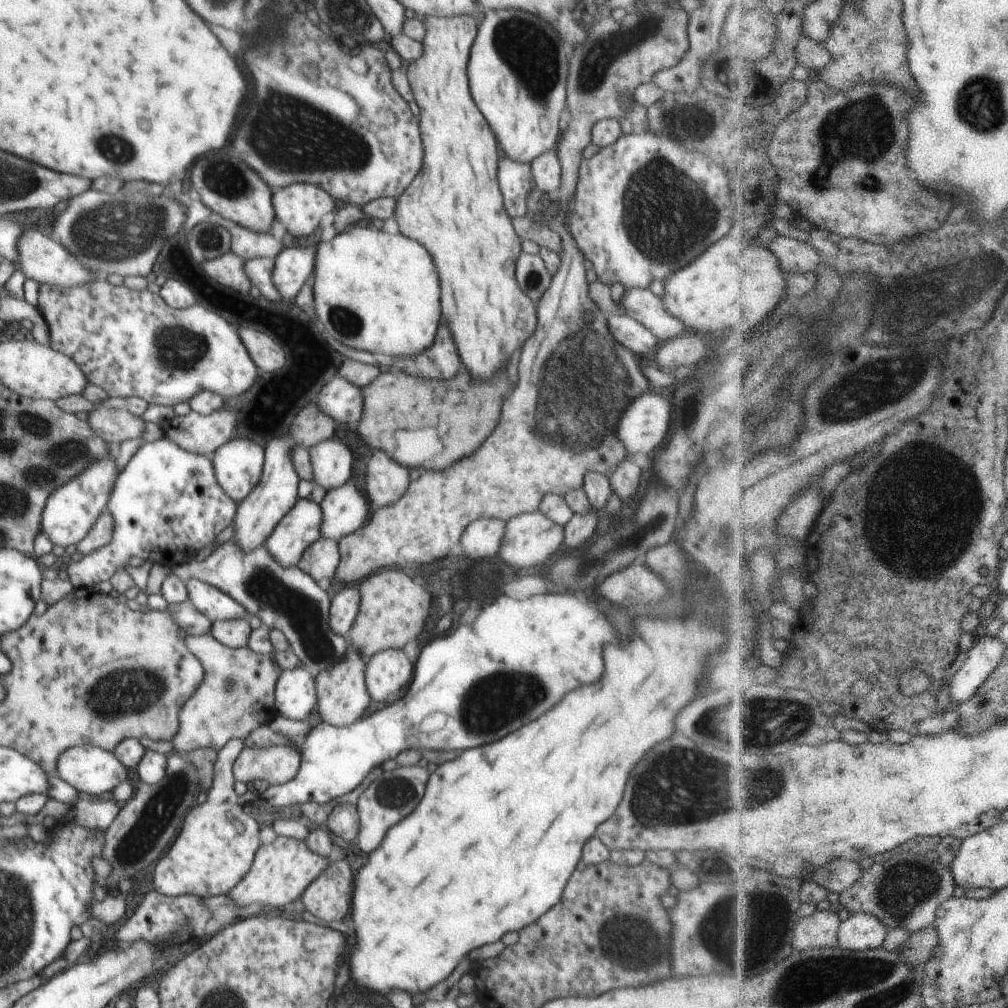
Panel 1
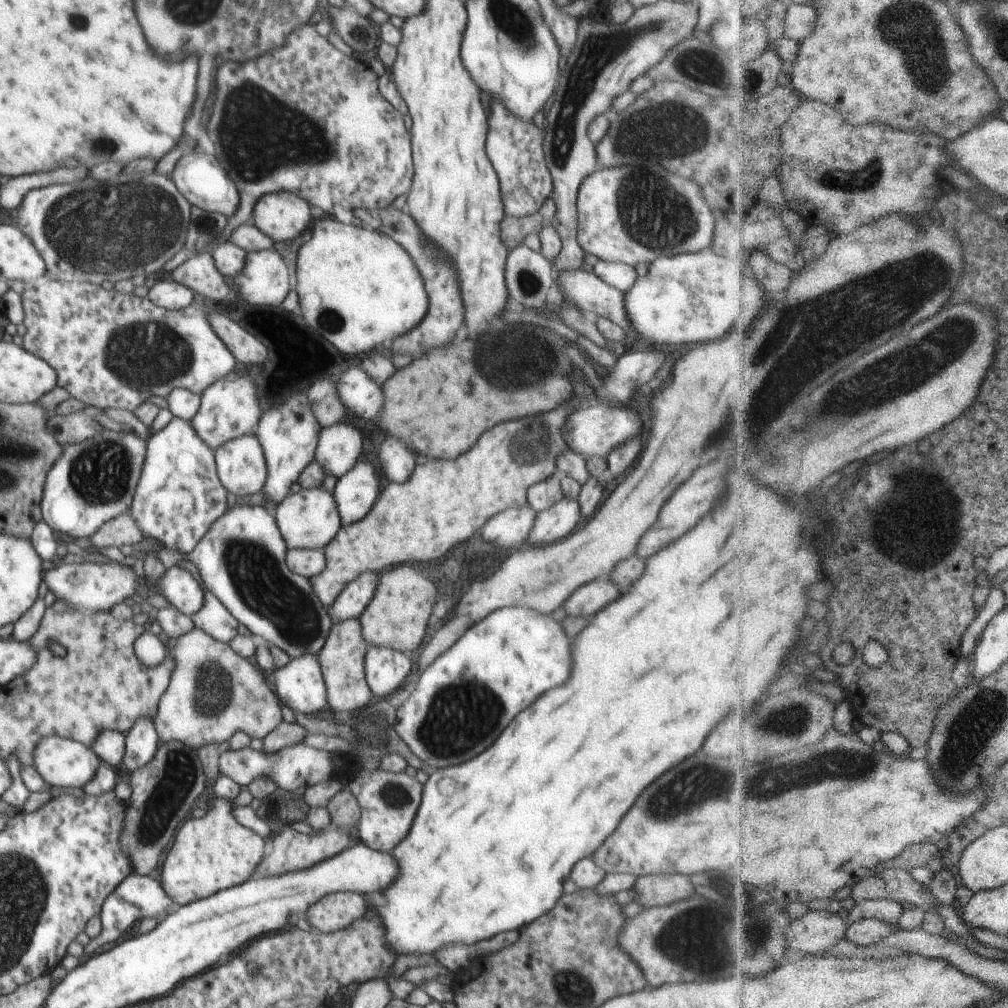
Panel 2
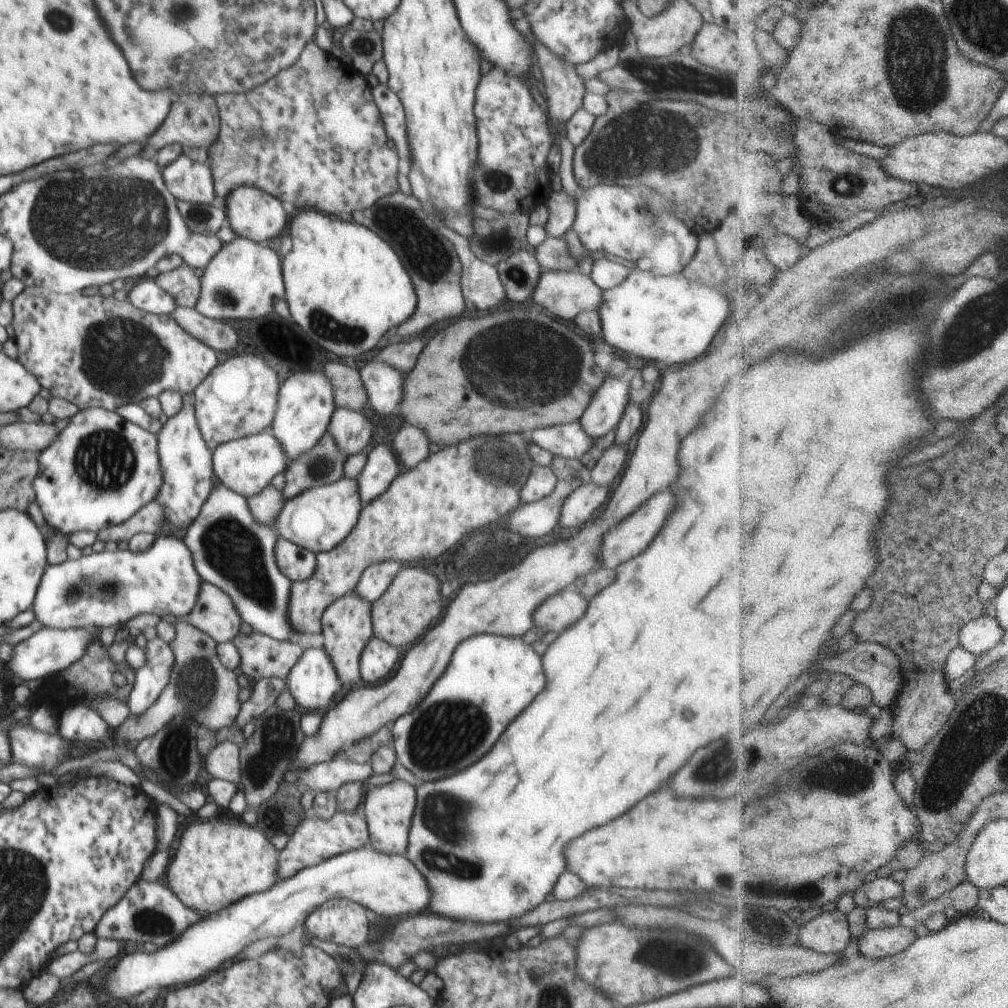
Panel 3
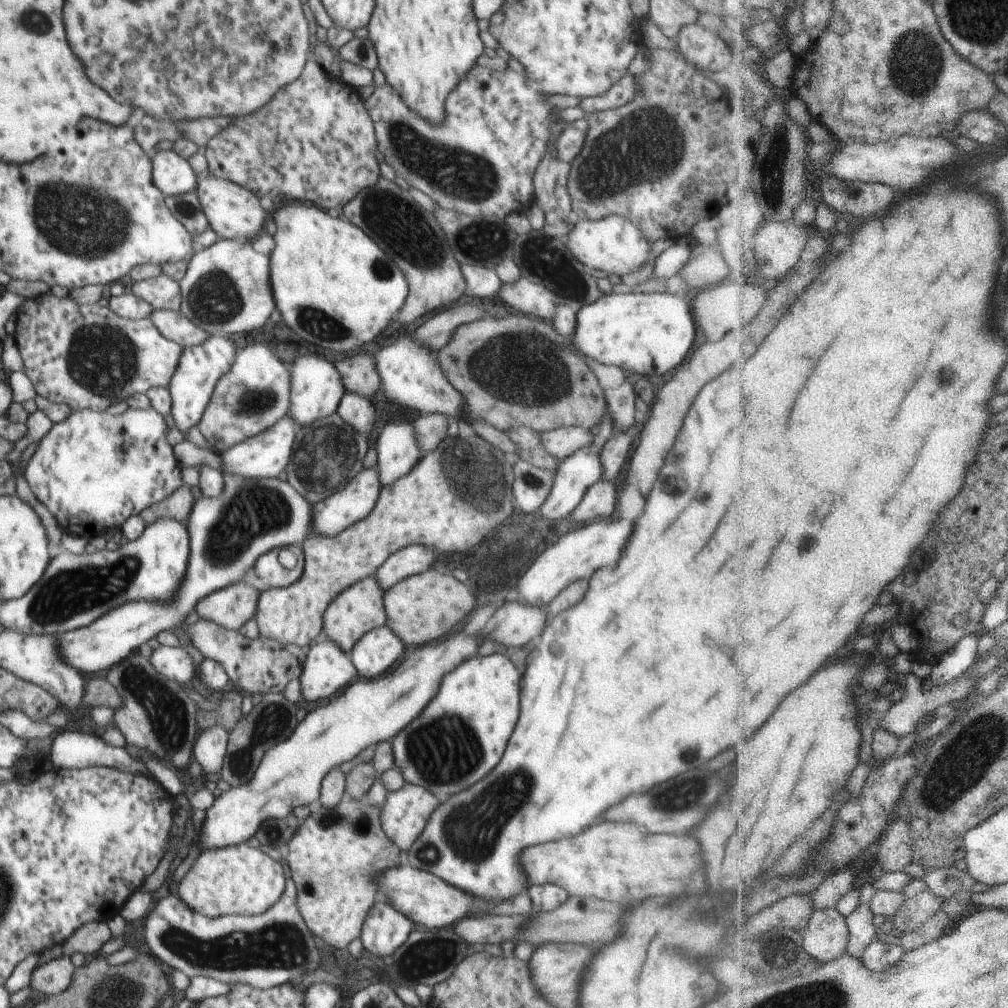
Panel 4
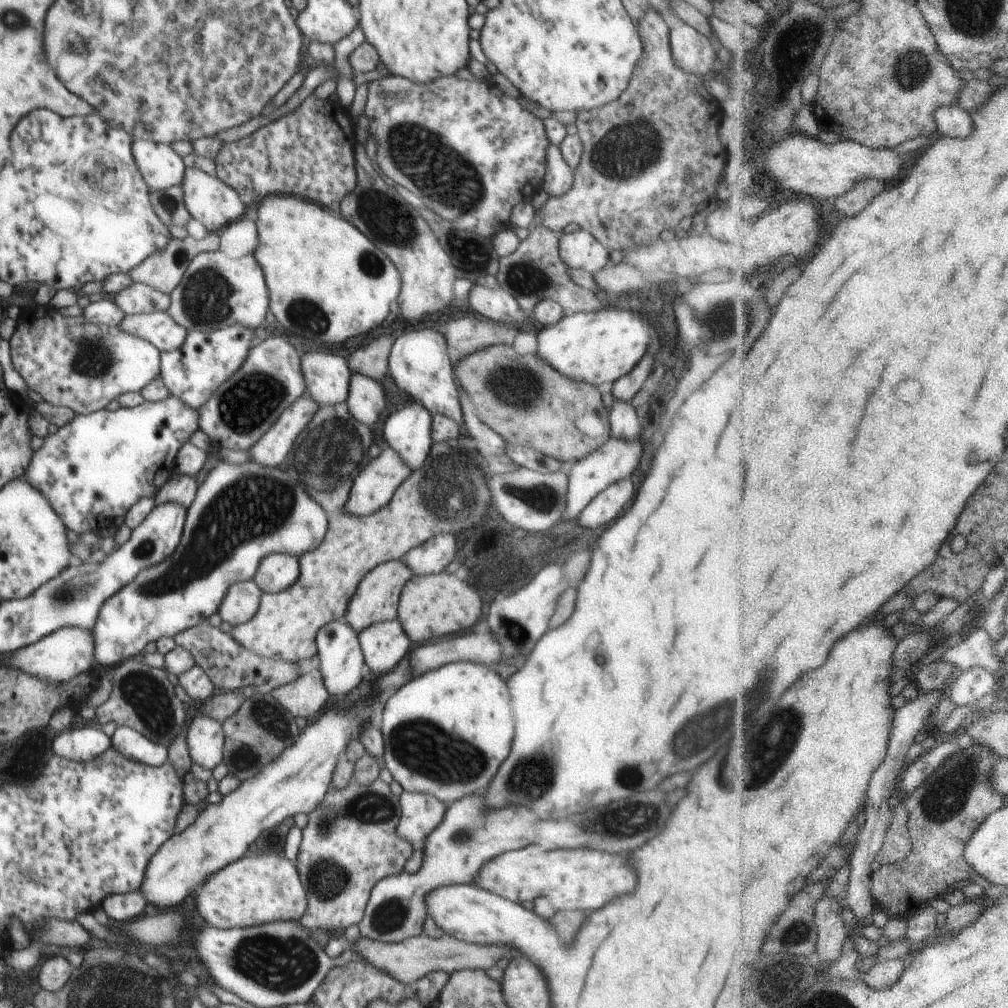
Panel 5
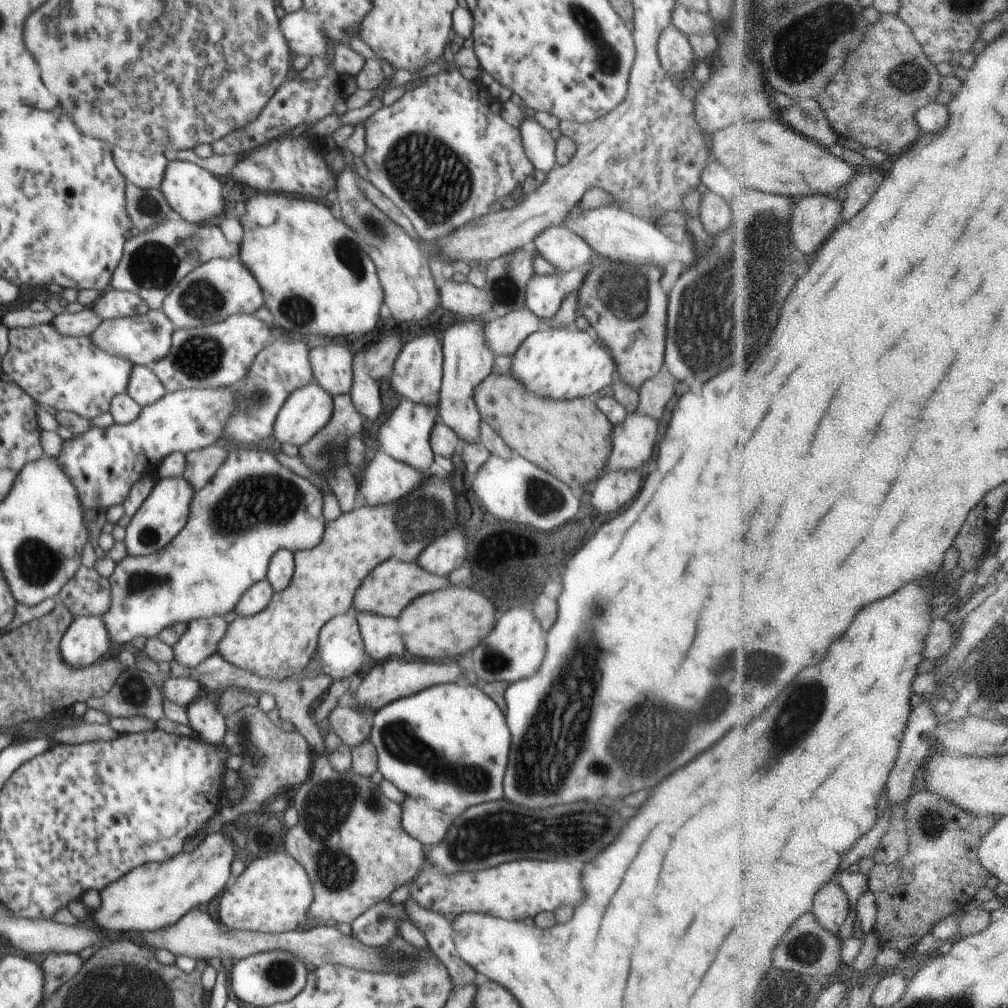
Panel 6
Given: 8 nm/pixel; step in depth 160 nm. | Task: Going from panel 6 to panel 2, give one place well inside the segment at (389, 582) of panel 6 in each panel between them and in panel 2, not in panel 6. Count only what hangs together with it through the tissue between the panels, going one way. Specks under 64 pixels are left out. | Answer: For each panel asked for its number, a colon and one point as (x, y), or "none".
2: (342, 657)
3: (347, 625)
4: (360, 608)
5: (377, 595)

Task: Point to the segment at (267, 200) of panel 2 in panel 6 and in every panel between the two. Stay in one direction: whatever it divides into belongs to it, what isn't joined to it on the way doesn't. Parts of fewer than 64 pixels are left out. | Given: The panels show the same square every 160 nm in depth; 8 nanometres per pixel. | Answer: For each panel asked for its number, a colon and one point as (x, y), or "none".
3: (253, 214)
4: (233, 212)
5: (207, 199)
6: (195, 193)

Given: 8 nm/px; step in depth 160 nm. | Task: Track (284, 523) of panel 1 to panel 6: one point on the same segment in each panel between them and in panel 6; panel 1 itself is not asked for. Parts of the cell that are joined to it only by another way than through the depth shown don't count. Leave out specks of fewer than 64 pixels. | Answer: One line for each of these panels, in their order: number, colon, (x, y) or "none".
2: (309, 518)
3: (318, 519)
4: (354, 502)
5: (373, 487)
6: (386, 479)

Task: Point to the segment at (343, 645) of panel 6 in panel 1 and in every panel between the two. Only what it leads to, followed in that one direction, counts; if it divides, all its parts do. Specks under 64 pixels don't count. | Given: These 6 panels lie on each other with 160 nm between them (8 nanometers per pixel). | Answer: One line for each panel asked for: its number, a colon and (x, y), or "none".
1: (295, 692)
2: (300, 686)
3: (313, 681)
4: (327, 669)
5: (341, 658)

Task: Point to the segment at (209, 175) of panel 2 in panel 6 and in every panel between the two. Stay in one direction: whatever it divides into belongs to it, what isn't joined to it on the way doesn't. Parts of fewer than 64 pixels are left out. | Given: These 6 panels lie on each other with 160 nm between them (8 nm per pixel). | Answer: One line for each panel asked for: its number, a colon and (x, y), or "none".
3: (189, 181)
4: (172, 175)
5: (162, 168)
6: (146, 170)

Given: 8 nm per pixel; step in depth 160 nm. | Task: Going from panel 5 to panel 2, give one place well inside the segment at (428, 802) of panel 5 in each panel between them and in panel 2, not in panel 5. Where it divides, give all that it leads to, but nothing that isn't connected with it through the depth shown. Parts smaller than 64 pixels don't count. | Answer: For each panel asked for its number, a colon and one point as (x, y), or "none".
2: (388, 802)
3: (389, 809)
4: (405, 813)

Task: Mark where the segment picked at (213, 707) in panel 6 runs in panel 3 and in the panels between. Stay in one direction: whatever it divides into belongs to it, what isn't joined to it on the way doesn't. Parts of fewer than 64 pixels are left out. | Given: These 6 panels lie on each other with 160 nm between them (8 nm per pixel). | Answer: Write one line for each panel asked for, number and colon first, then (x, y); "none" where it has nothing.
3: (222, 762)
4: (210, 746)
5: (205, 738)

